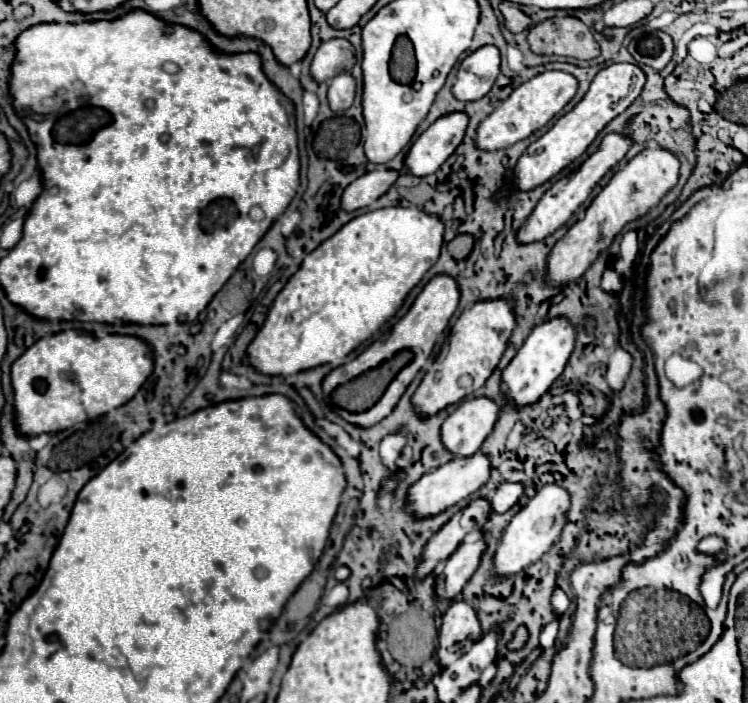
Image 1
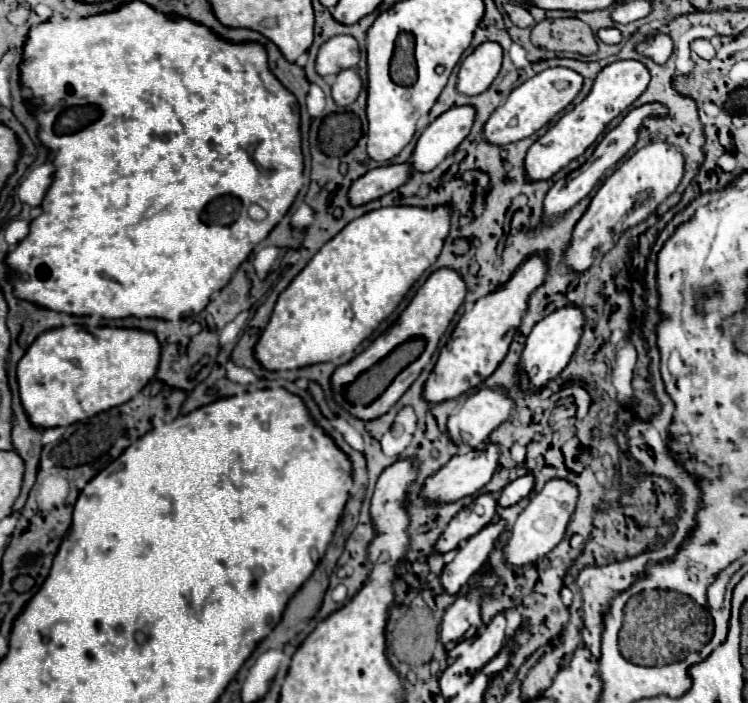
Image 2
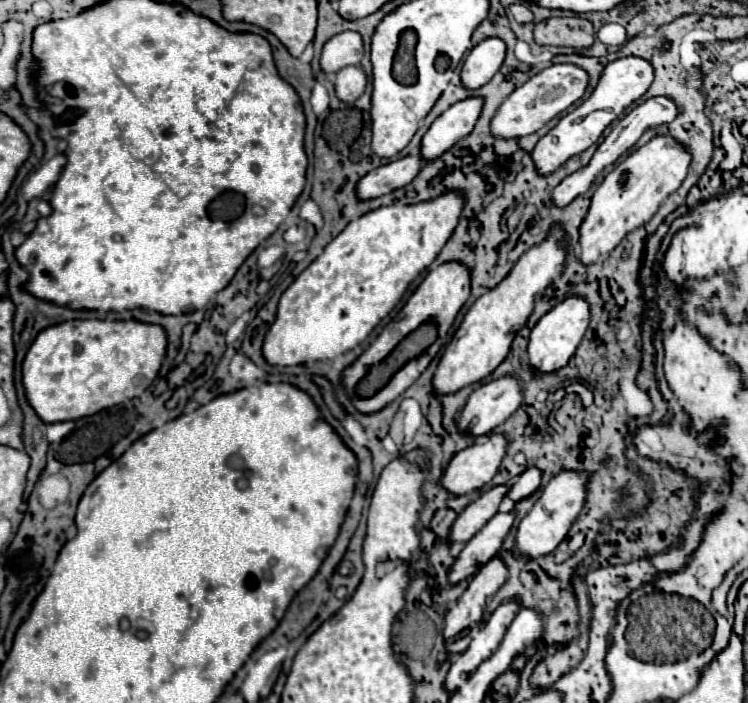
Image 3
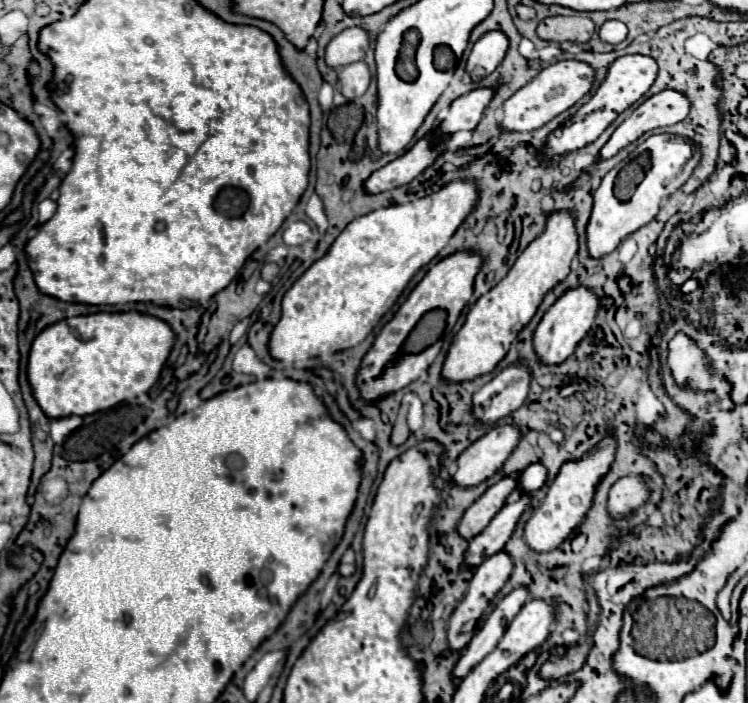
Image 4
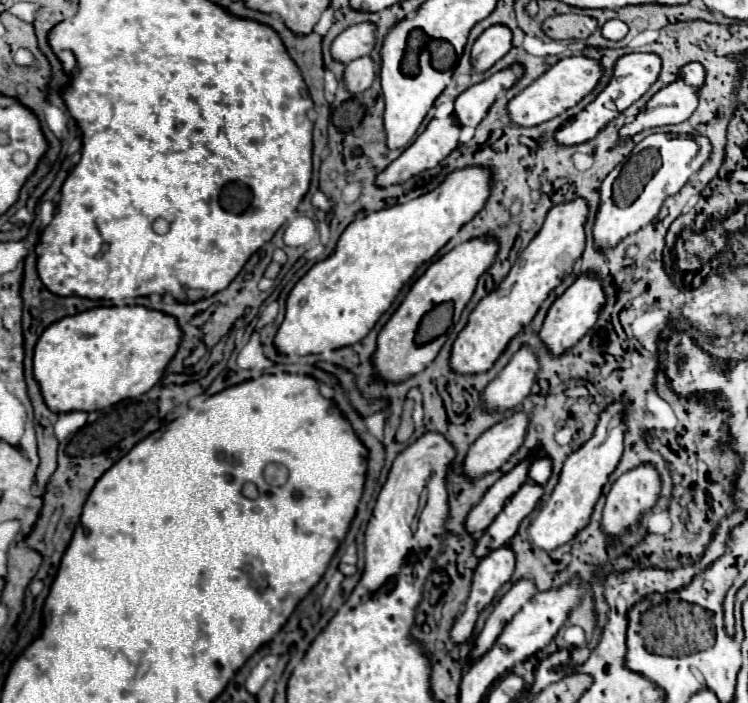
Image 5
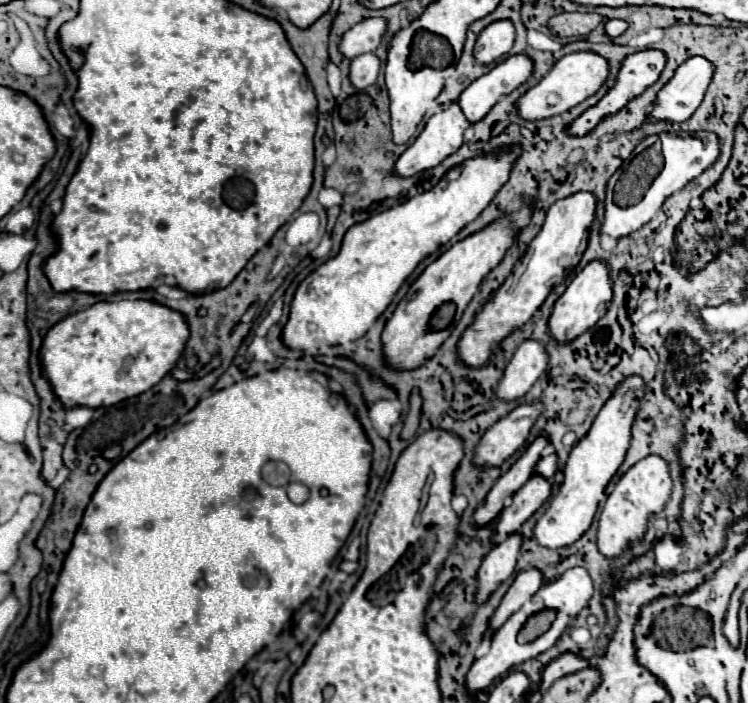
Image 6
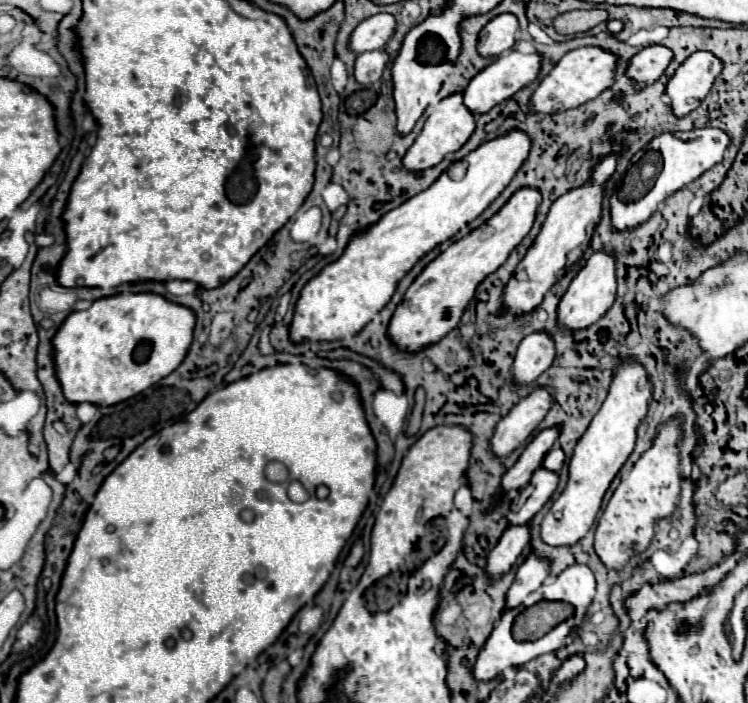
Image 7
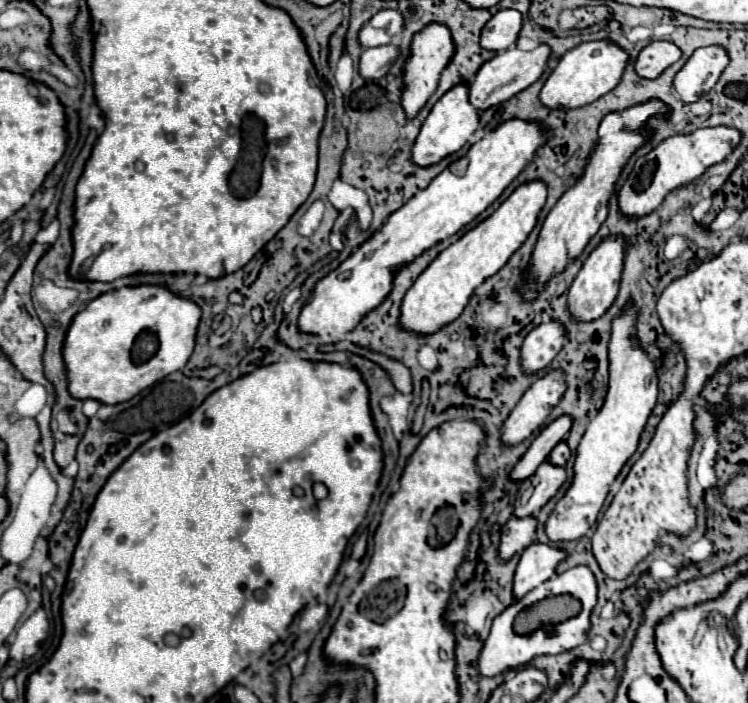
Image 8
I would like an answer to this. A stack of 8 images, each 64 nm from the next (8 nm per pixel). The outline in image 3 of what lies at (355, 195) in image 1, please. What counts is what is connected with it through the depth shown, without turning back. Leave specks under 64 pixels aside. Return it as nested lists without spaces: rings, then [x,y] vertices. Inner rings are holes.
[[[420,152],[408,154],[394,162],[388,162],[384,166],[368,172],[368,176],[364,176],[360,180],[360,184],[356,186],[356,192],[358,192],[360,200],[370,200],[370,198],[378,198],[388,192],[394,192],[396,188],[410,184],[416,178],[416,174],[420,172],[422,164],[424,164],[424,158]]]

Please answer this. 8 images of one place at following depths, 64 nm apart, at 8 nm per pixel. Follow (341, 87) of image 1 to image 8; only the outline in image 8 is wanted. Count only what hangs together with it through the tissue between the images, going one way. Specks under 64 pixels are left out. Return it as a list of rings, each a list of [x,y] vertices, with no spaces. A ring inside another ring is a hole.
[[[384,44],[374,48],[364,48],[360,56],[360,74],[366,80],[378,80],[388,74],[392,62],[400,56],[400,46]]]

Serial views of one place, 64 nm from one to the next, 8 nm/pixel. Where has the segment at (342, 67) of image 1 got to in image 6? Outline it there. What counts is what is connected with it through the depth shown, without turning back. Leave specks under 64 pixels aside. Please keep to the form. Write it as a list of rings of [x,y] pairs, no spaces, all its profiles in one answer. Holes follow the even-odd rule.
[[[368,18],[358,22],[342,36],[340,52],[350,60],[360,54],[374,52],[380,46],[382,36],[386,34],[386,26],[388,26],[386,18]]]

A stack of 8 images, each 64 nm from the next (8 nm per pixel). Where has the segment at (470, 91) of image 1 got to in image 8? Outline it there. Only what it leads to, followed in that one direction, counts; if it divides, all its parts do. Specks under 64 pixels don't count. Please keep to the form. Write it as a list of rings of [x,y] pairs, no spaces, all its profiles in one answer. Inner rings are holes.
[[[504,8],[498,10],[488,24],[484,26],[480,44],[482,48],[488,50],[506,50],[508,46],[512,46],[520,34],[522,28],[522,14],[514,8]]]

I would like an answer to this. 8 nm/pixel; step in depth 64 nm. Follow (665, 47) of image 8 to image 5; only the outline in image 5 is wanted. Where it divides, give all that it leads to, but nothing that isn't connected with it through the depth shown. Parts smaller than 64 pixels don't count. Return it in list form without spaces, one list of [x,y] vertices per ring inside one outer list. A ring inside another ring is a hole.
[[[638,52],[638,54],[626,54],[616,62],[614,68],[614,76],[610,80],[610,84],[596,96],[594,102],[590,102],[580,114],[576,114],[574,118],[570,118],[562,128],[558,128],[556,132],[556,140],[560,140],[560,144],[578,144],[584,140],[590,140],[592,136],[598,134],[598,130],[608,124],[610,120],[614,120],[622,110],[626,110],[630,104],[634,104],[658,78],[662,68],[662,60],[658,54],[650,54],[650,52]]]

